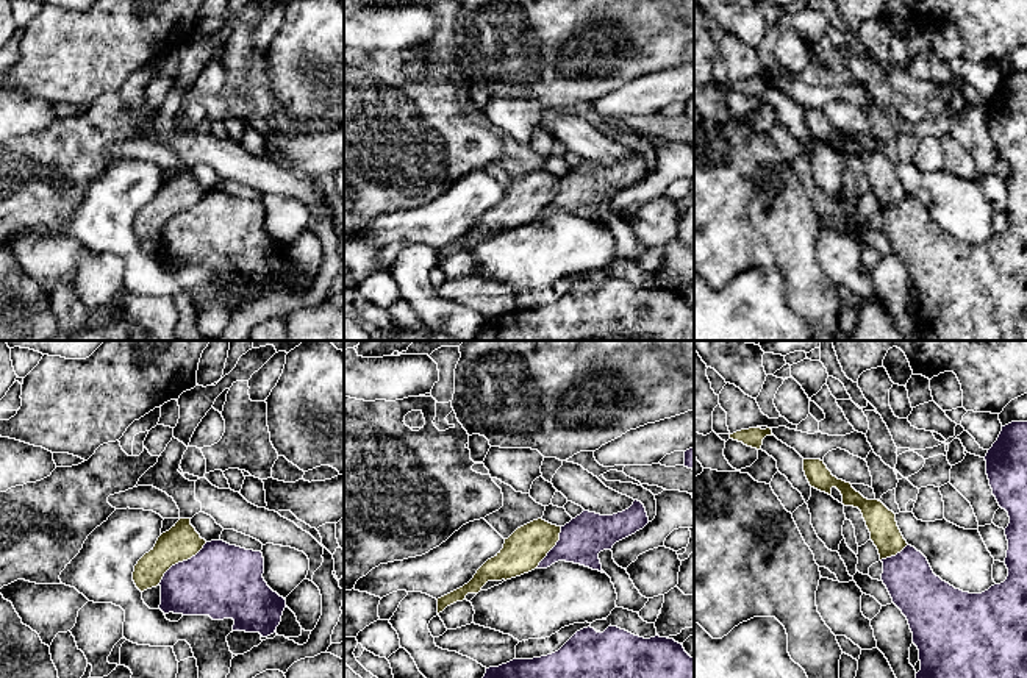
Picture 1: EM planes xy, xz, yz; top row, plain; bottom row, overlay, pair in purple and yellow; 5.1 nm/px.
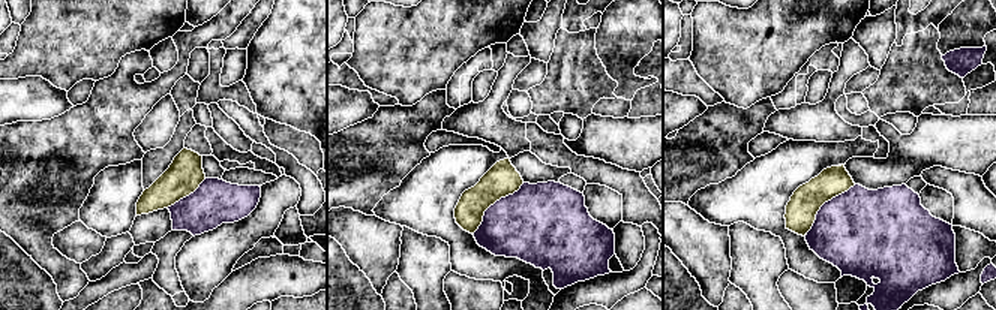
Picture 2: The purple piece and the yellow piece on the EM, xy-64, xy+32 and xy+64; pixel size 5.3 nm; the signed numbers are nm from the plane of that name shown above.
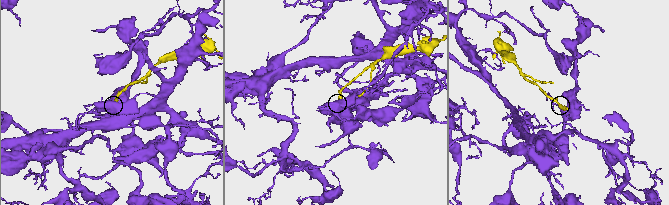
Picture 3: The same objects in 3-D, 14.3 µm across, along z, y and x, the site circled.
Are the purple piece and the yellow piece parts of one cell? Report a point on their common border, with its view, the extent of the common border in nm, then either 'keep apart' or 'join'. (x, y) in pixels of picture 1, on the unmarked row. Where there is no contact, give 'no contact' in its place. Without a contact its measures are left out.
xy (180, 213) | 340 nm | keep apart

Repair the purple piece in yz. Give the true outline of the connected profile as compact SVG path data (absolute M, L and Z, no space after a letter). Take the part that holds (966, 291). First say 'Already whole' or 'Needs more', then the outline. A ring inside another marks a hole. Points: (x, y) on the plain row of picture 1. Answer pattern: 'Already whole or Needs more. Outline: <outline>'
Already whole. Outline: M1011 72L1002 81L986 106L986 125L999 156L1008 162L1005 178L1008 227L982 244L955 239L936 227L927 208L907 195L896 206L882 209L882 231L893 253L907 267L913 294L919 300L921 320L916 331L922 341L1027 341L1027 72Z

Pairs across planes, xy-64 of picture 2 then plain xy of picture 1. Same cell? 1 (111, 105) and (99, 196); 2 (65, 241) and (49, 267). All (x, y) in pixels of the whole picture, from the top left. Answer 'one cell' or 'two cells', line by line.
1: two cells
2: one cell

